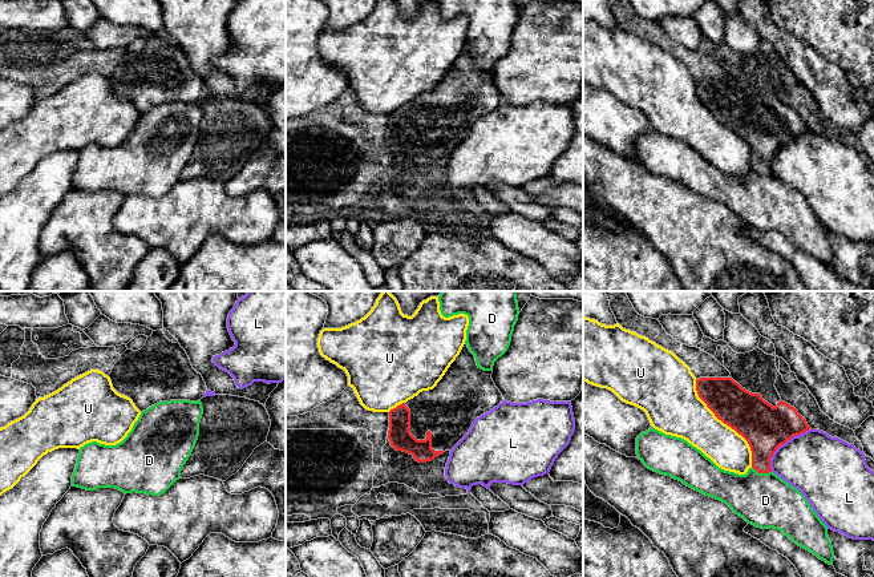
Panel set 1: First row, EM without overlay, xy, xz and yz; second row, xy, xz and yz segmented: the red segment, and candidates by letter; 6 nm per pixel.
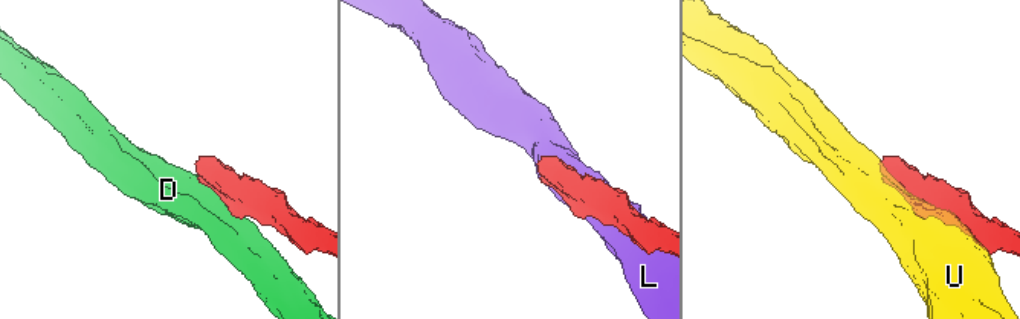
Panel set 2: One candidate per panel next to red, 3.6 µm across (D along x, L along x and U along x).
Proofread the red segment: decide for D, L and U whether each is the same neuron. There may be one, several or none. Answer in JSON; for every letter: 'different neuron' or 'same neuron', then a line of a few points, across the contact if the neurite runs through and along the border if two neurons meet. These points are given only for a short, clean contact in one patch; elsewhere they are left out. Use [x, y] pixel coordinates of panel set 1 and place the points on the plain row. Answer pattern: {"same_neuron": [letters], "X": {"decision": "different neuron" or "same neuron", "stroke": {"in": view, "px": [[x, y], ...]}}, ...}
{"same_neuron": [], "D": {"decision": "different neuron"}, "L": {"decision": "different neuron"}, "U": {"decision": "different neuron"}}

